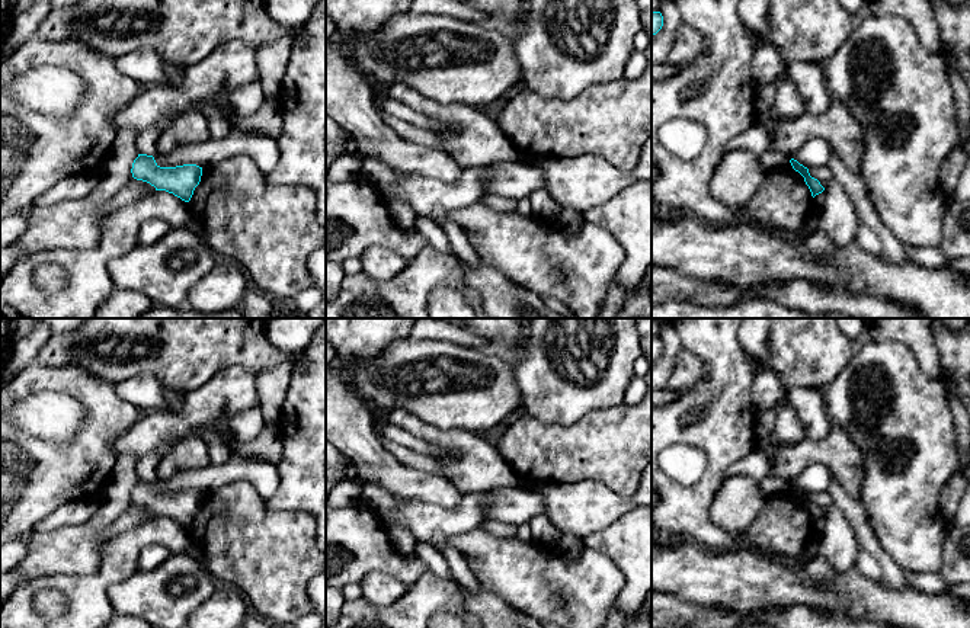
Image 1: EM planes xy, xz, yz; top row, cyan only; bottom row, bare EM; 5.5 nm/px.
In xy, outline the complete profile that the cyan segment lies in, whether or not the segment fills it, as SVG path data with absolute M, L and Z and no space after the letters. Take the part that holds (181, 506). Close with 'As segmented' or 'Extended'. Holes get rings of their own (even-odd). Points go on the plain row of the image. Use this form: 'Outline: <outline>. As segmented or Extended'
Outline: M138 480L131 499L134 504L150 509L156 516L166 516L189 528L201 507L202 493L196 490L160 493L153 481Z. As segmented

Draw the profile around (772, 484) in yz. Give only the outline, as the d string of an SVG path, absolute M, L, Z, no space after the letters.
M769 474L768 477L765 477L763 480L759 481L759 487L761 487L762 493L765 494L765 497L775 496L781 491L785 491L790 488L790 486L791 486L790 481L787 481L778 475L774 475L774 474Z

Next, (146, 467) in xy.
M177 438L166 439L156 451L145 452L137 461L137 475L140 480L153 481L156 478L156 468L161 456L177 442Z

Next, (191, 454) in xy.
M198 438L177 440L160 459L156 478L169 480L182 471L204 468L209 464L208 443Z

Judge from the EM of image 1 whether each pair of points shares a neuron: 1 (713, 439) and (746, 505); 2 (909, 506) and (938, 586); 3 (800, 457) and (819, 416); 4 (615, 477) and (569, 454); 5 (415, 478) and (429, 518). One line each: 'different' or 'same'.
1: different
2: different
3: different
4: same
5: different

